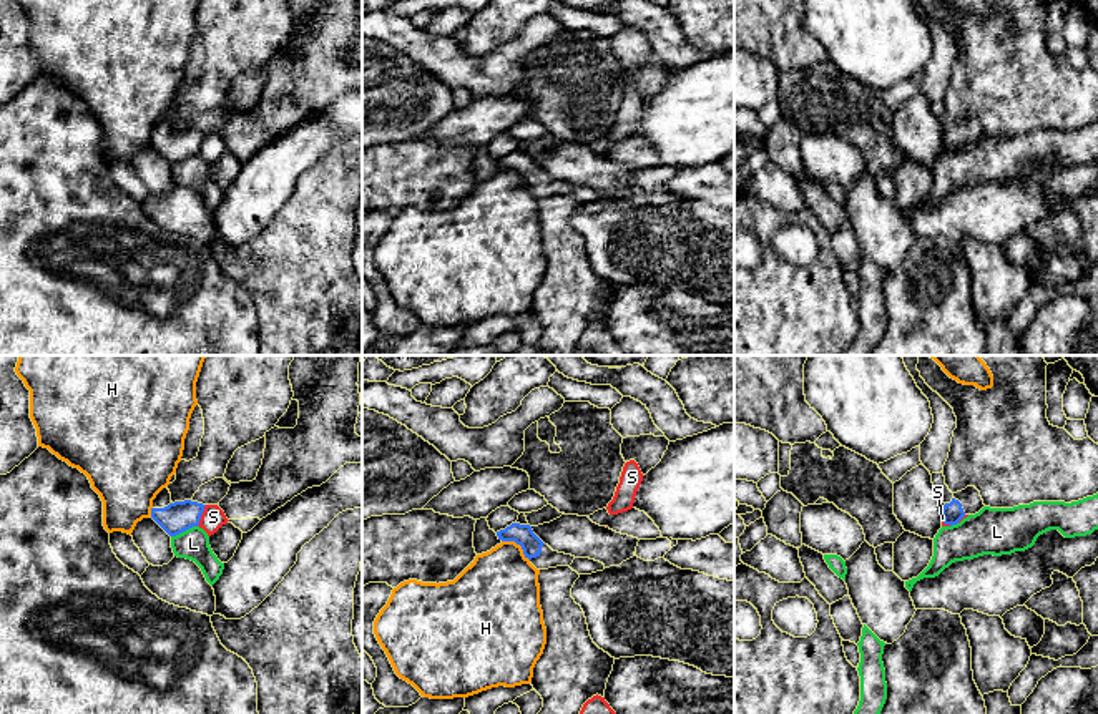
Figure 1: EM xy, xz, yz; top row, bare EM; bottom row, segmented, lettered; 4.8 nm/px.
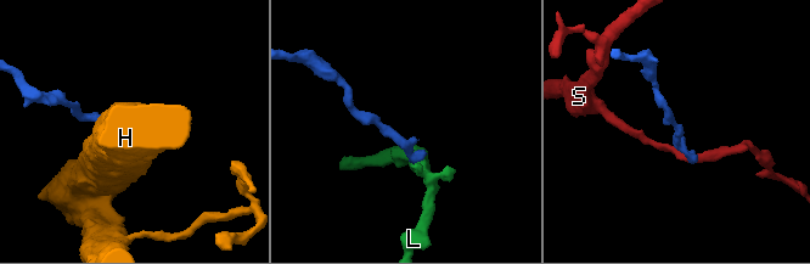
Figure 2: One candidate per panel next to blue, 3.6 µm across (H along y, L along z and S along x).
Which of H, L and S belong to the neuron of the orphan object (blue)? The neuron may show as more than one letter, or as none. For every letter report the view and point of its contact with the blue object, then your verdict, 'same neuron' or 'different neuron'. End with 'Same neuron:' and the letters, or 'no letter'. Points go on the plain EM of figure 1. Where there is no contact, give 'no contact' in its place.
H: contact xz (519, 171); different neuron
L: contact xy (183, 158); different neuron
S: contact xy (201, 141); different neuron
Same neuron: no letter

